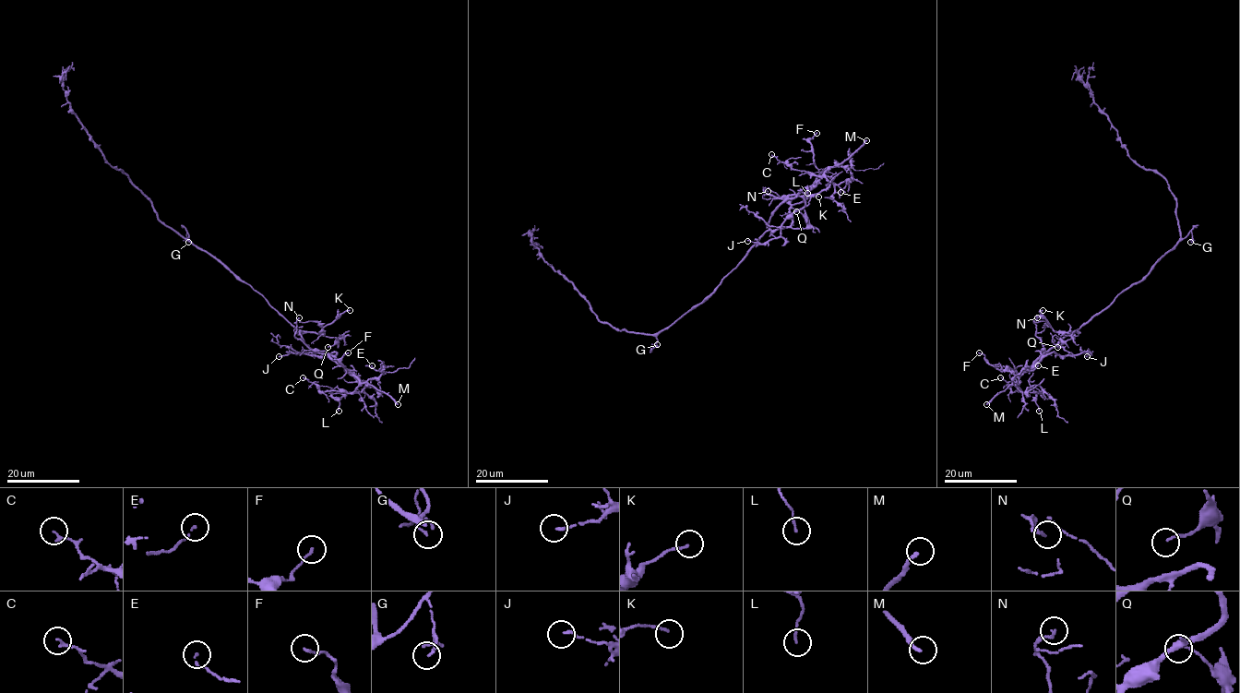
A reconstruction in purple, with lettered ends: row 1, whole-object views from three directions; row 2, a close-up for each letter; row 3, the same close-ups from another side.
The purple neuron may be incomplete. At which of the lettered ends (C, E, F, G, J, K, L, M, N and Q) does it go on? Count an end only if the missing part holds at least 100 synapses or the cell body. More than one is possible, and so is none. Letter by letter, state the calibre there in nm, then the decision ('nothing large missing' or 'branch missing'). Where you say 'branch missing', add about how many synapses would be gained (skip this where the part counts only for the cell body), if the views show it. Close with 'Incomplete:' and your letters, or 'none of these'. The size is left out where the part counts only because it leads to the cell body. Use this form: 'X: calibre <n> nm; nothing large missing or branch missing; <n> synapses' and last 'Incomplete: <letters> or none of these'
C: calibre 110 nm; nothing large missing
E: calibre 110 nm; nothing large missing
F: calibre 110 nm; nothing large missing
G: calibre 130 nm; nothing large missing
J: calibre 120 nm; nothing large missing
K: calibre 120 nm; nothing large missing
L: calibre 110 nm; nothing large missing
M: calibre 190 nm; branch missing
N: calibre 150 nm; nothing large missing
Q: calibre 120 nm; nothing large missing
Incomplete: M

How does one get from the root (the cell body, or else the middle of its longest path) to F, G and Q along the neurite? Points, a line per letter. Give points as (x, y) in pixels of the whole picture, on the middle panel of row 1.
F: (693, 309), (768, 230), (770, 214), (808, 187), (820, 173), (809, 142), (816, 133)
G: (693, 309), (663, 328), (656, 336), (654, 345), (657, 344)
Q: (693, 309), (714, 291), (766, 232), (804, 229), (805, 218), (796, 211)

